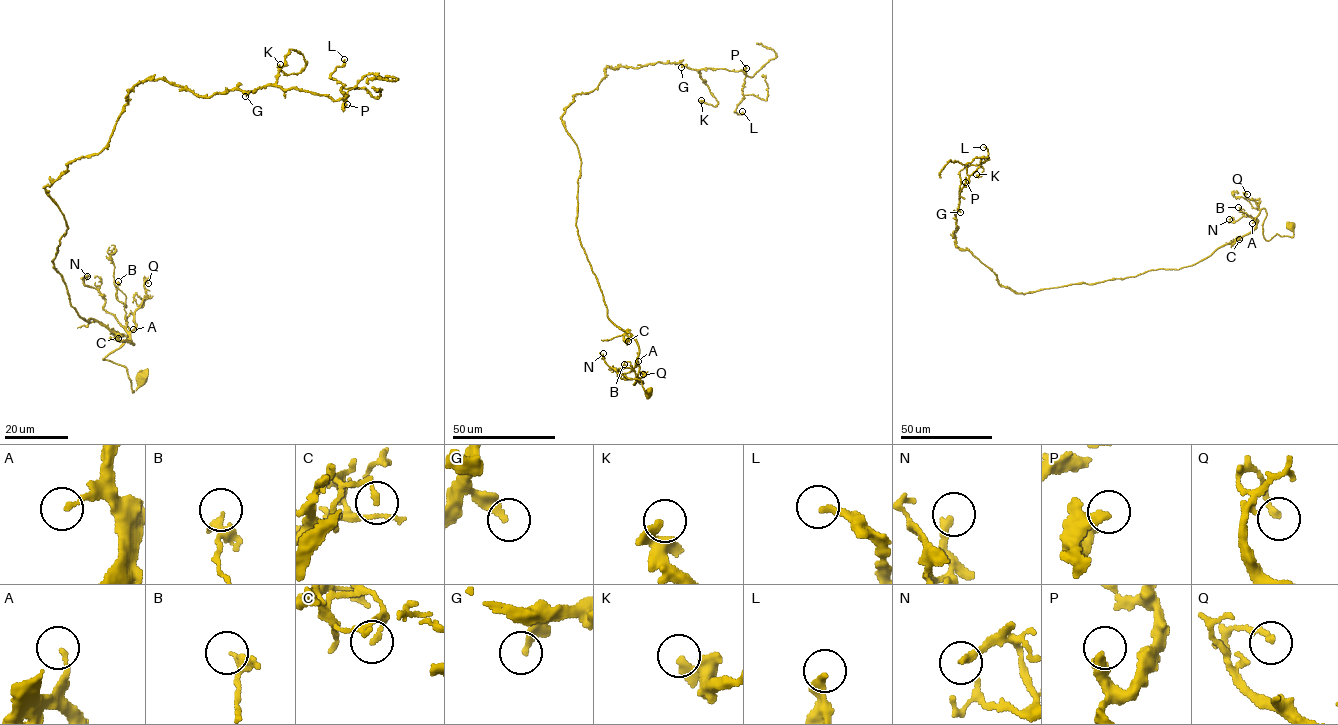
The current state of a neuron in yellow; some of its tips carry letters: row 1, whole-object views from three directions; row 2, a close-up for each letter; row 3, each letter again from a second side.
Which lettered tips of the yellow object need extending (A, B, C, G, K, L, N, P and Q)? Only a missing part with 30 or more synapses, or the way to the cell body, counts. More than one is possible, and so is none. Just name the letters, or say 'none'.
none

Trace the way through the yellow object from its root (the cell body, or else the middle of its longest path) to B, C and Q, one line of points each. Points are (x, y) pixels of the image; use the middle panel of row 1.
B: (648, 392), (641, 381), (621, 373), (626, 368), (634, 372), (633, 385), (639, 366), (624, 364)
C: (648, 392), (641, 381), (622, 374), (629, 368), (636, 382), (639, 349), (627, 331), (628, 341)
Q: (648, 392), (621, 371), (634, 372), (633, 385), (643, 374)

